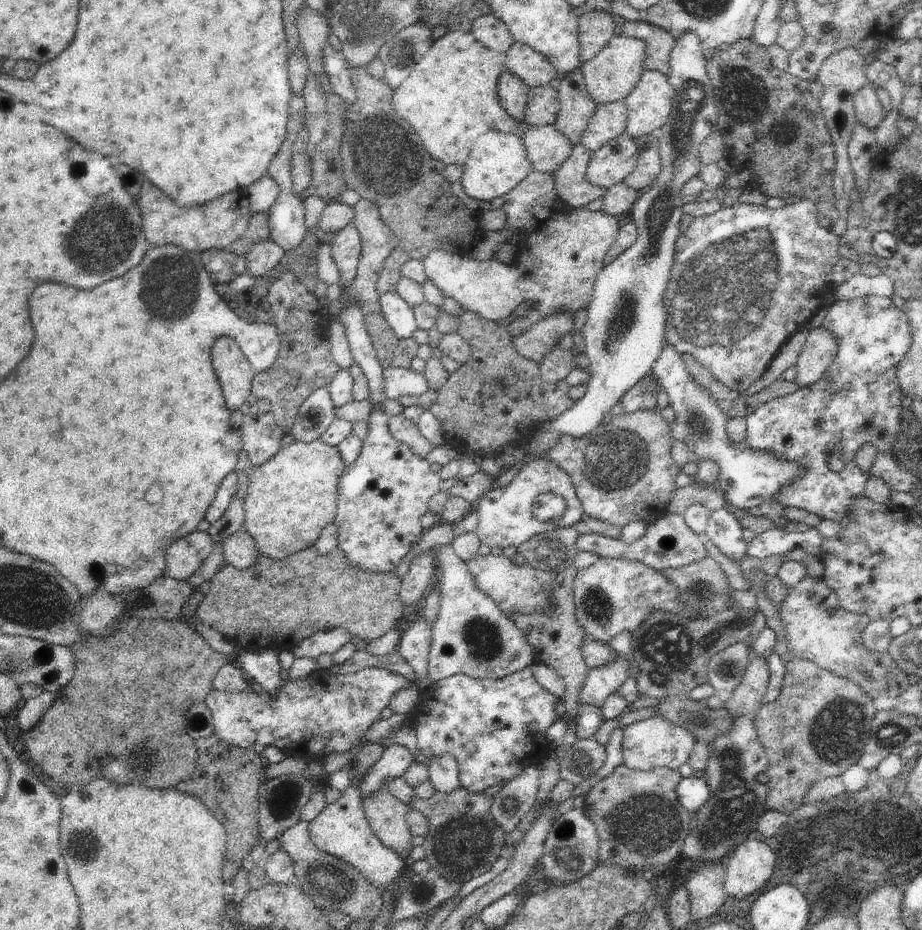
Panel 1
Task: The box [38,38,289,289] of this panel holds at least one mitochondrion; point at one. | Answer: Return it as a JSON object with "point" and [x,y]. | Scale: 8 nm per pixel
{"point":[110,223]}

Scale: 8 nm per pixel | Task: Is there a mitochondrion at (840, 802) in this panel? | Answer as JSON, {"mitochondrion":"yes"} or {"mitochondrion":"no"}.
{"mitochondrion":"no"}

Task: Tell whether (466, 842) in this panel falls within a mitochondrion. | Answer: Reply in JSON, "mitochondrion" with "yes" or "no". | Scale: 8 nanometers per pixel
{"mitochondrion":"yes"}

